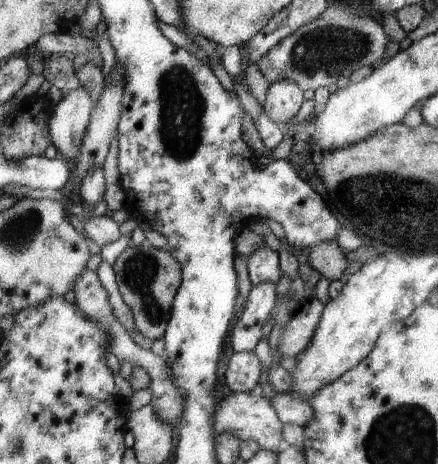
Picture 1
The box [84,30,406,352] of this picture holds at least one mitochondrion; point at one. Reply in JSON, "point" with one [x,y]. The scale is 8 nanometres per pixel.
{"point":[181,102]}

